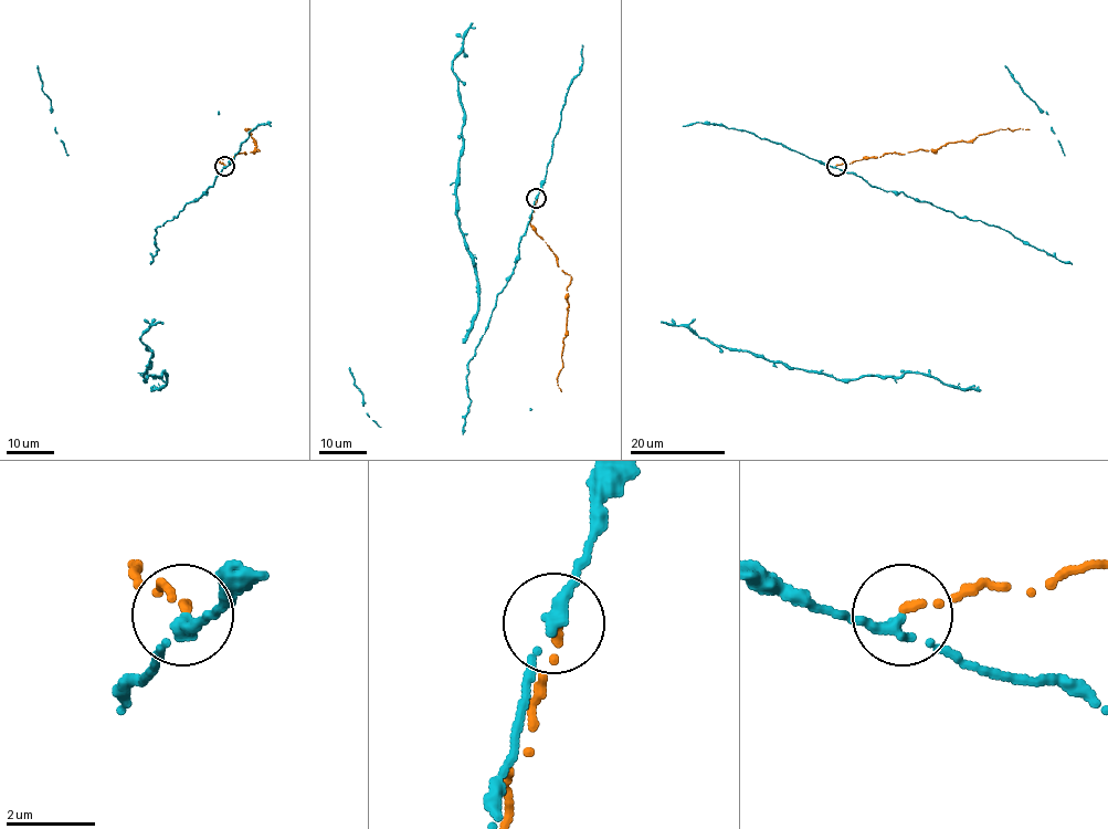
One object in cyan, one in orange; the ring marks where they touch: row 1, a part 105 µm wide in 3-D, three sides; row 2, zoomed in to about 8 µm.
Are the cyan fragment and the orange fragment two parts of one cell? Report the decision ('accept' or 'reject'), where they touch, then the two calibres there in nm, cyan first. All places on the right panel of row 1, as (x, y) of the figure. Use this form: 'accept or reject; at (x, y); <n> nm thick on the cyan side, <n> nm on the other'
reject; at (836, 166); 240 nm thick on the cyan side, 150 nm on the other

